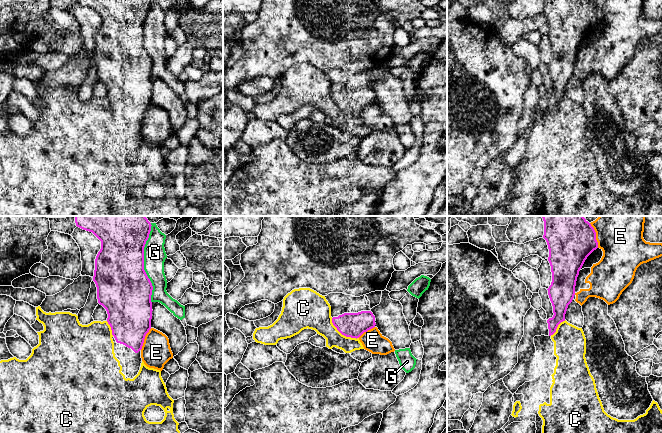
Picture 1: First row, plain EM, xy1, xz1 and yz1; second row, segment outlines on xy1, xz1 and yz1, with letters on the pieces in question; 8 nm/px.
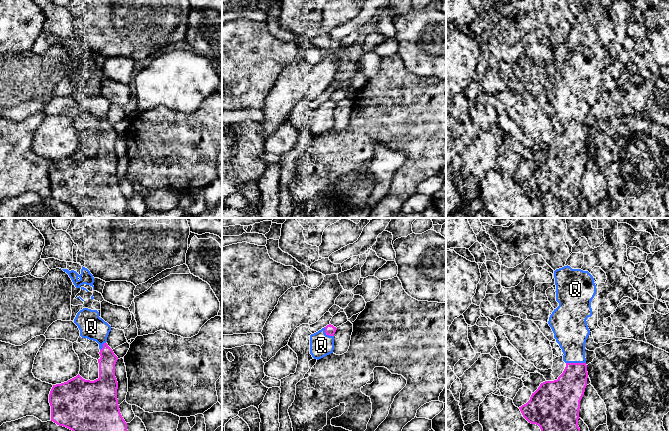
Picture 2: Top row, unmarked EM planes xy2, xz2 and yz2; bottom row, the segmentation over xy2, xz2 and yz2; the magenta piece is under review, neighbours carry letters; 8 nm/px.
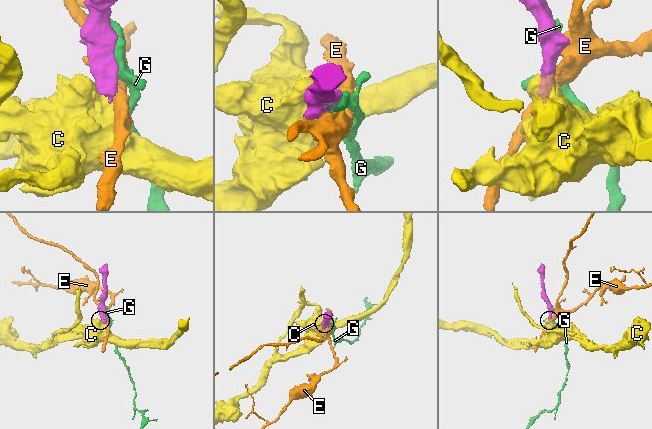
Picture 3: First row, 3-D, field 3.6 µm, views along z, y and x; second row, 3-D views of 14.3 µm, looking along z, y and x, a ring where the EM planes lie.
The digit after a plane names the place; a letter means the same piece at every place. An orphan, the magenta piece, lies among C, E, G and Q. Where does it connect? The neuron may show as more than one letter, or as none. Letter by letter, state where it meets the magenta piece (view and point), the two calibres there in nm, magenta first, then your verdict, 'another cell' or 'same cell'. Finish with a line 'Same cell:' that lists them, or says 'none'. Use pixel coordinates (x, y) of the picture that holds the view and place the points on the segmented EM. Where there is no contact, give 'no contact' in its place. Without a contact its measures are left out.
C: xz1 (342, 334) | 200/220 nm | another cell
E: yz1 (595, 235) | 380/380 nm | another cell
G: xy1 (143, 263) | 420/180 nm | another cell
Q: yz2 (576, 363) | 260/260 nm | same cell
Same cell: Q

